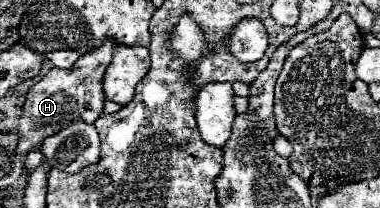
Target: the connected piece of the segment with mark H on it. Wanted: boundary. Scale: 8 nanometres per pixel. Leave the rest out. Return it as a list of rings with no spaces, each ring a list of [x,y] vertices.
[[[107,40],[101,48],[81,56],[69,72],[53,68],[45,76],[39,78],[39,82],[27,94],[27,100],[23,106],[23,116],[19,120],[21,140],[17,146],[17,154],[25,154],[33,148],[39,148],[47,136],[57,134],[73,118],[81,118],[87,124],[93,124],[101,116],[103,106],[105,106],[103,74],[111,58],[113,58],[113,40]]]

